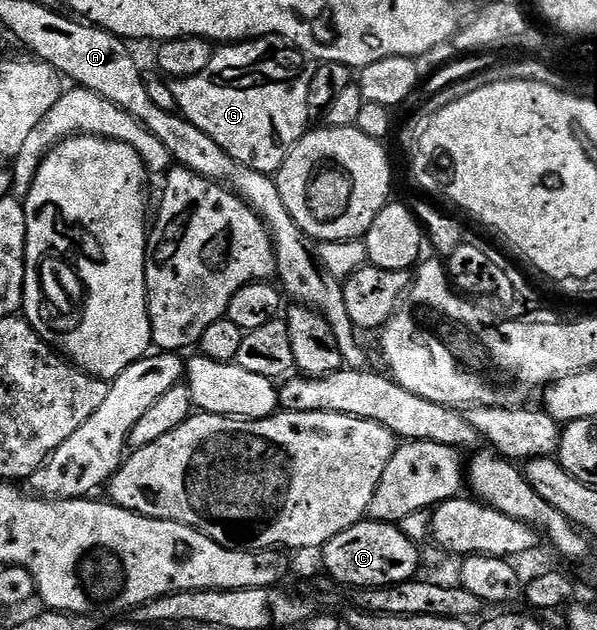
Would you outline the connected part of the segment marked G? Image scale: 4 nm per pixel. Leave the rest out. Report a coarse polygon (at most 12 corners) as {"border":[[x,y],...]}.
{"border":[[279,36],[213,49],[176,109],[272,176],[309,129],[313,63]]}

